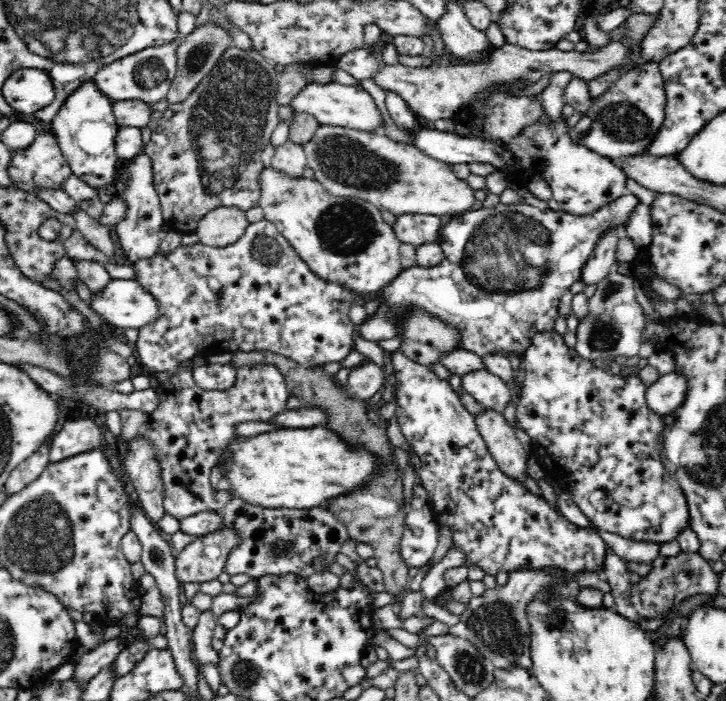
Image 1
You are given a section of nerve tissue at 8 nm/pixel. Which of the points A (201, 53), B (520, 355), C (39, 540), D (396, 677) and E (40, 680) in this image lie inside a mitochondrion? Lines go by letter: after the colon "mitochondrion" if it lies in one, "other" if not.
A: mitochondrion
B: other
C: mitochondrion
D: other
E: other

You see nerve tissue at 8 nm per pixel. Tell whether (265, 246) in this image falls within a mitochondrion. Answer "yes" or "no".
yes

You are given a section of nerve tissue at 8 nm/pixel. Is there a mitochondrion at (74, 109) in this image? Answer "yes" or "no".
no

